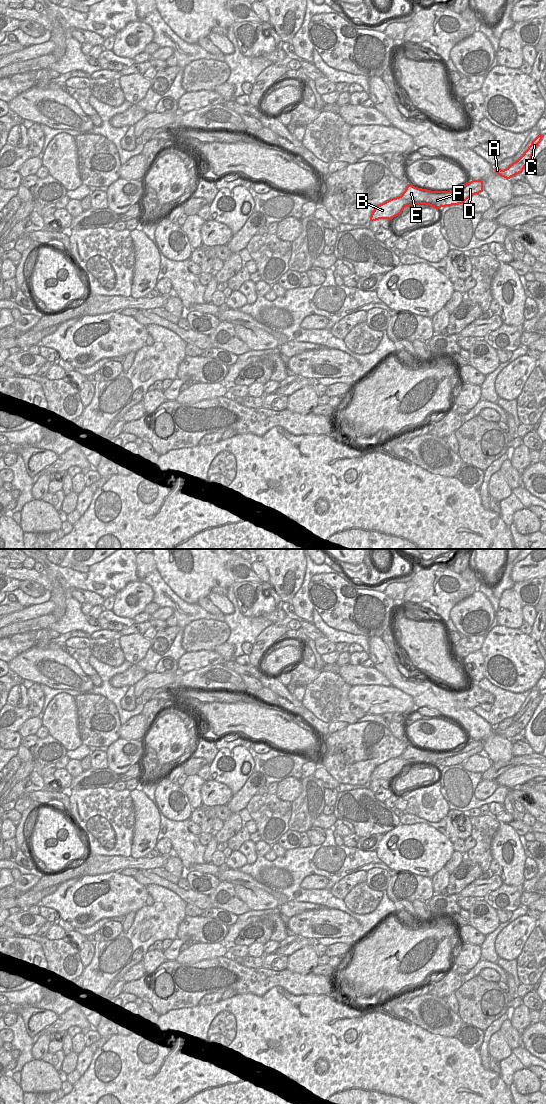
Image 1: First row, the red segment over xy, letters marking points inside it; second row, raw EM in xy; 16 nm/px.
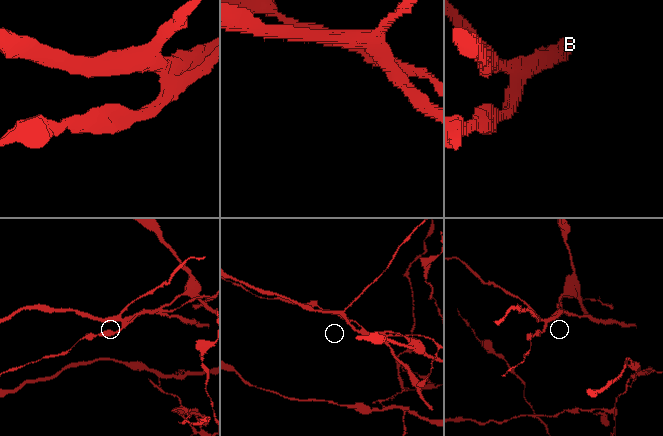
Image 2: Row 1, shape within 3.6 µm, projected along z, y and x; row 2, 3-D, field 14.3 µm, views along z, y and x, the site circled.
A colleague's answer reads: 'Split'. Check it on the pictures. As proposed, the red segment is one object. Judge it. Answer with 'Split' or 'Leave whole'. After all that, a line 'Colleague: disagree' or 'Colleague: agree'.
Split.
Colleague: agree

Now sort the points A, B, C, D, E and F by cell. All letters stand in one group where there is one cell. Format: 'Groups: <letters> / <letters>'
Groups: A C D E F / B.

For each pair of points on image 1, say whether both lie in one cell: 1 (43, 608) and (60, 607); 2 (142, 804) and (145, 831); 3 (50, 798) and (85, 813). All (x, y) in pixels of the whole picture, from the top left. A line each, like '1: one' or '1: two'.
1: two
2: one
3: two

